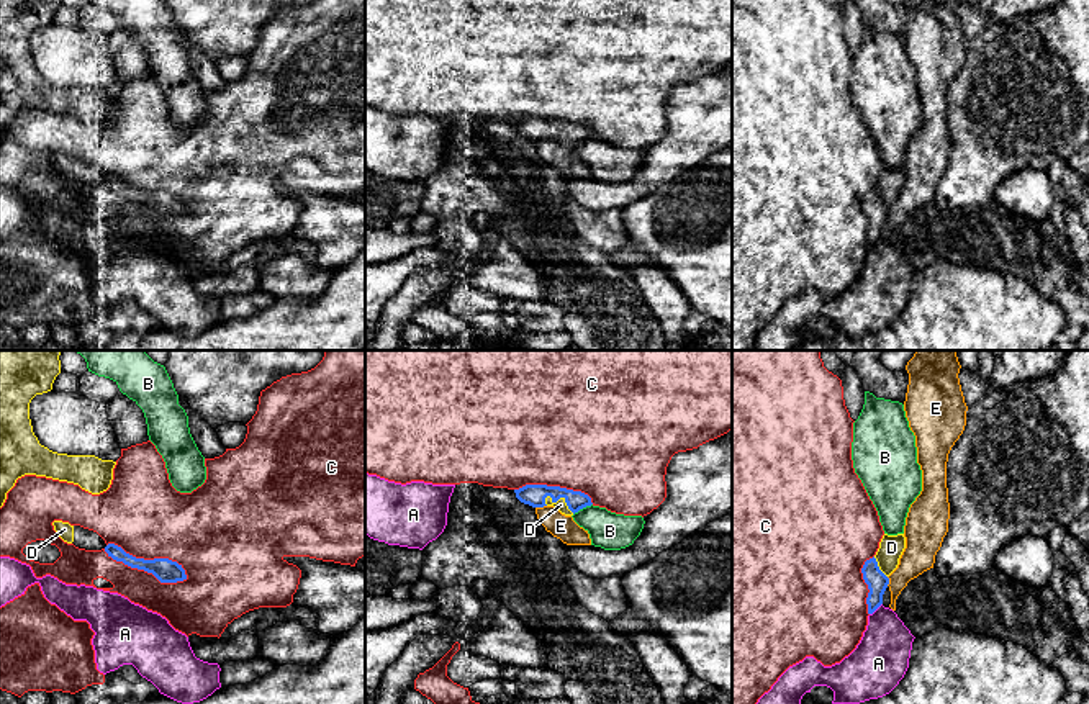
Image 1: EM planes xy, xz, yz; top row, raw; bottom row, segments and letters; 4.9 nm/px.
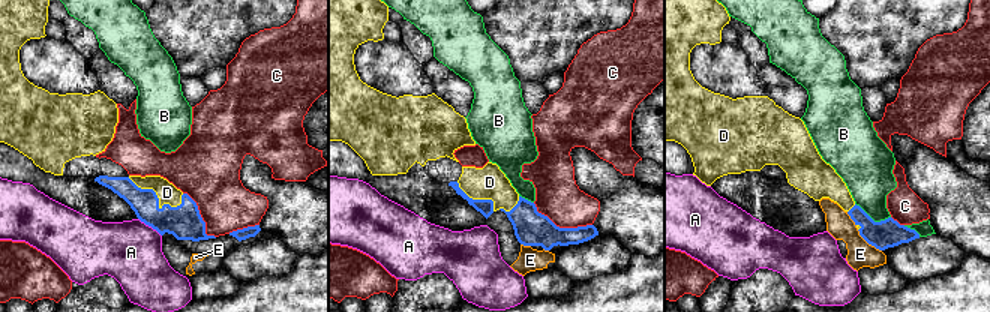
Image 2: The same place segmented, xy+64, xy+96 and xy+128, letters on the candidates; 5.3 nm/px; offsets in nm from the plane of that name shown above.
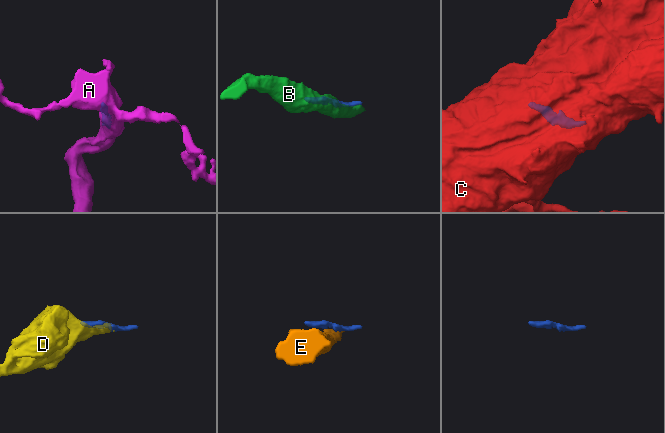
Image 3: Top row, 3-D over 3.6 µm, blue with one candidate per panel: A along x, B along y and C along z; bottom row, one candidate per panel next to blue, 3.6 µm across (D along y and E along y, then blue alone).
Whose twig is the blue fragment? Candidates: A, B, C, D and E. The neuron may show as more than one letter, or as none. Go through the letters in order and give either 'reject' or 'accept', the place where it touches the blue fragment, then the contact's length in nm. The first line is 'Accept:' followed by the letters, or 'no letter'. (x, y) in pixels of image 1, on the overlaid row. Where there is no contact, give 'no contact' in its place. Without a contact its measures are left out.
Accept: D
A: reject | yz (875, 609) | 90 nm
B: reject | xz (582, 508) | 110 nm
C: reject | xy (146, 570) | 440 nm
D: accept | xz (560, 496) | 170 nm
E: reject | xz (541, 506) | 60 nm

